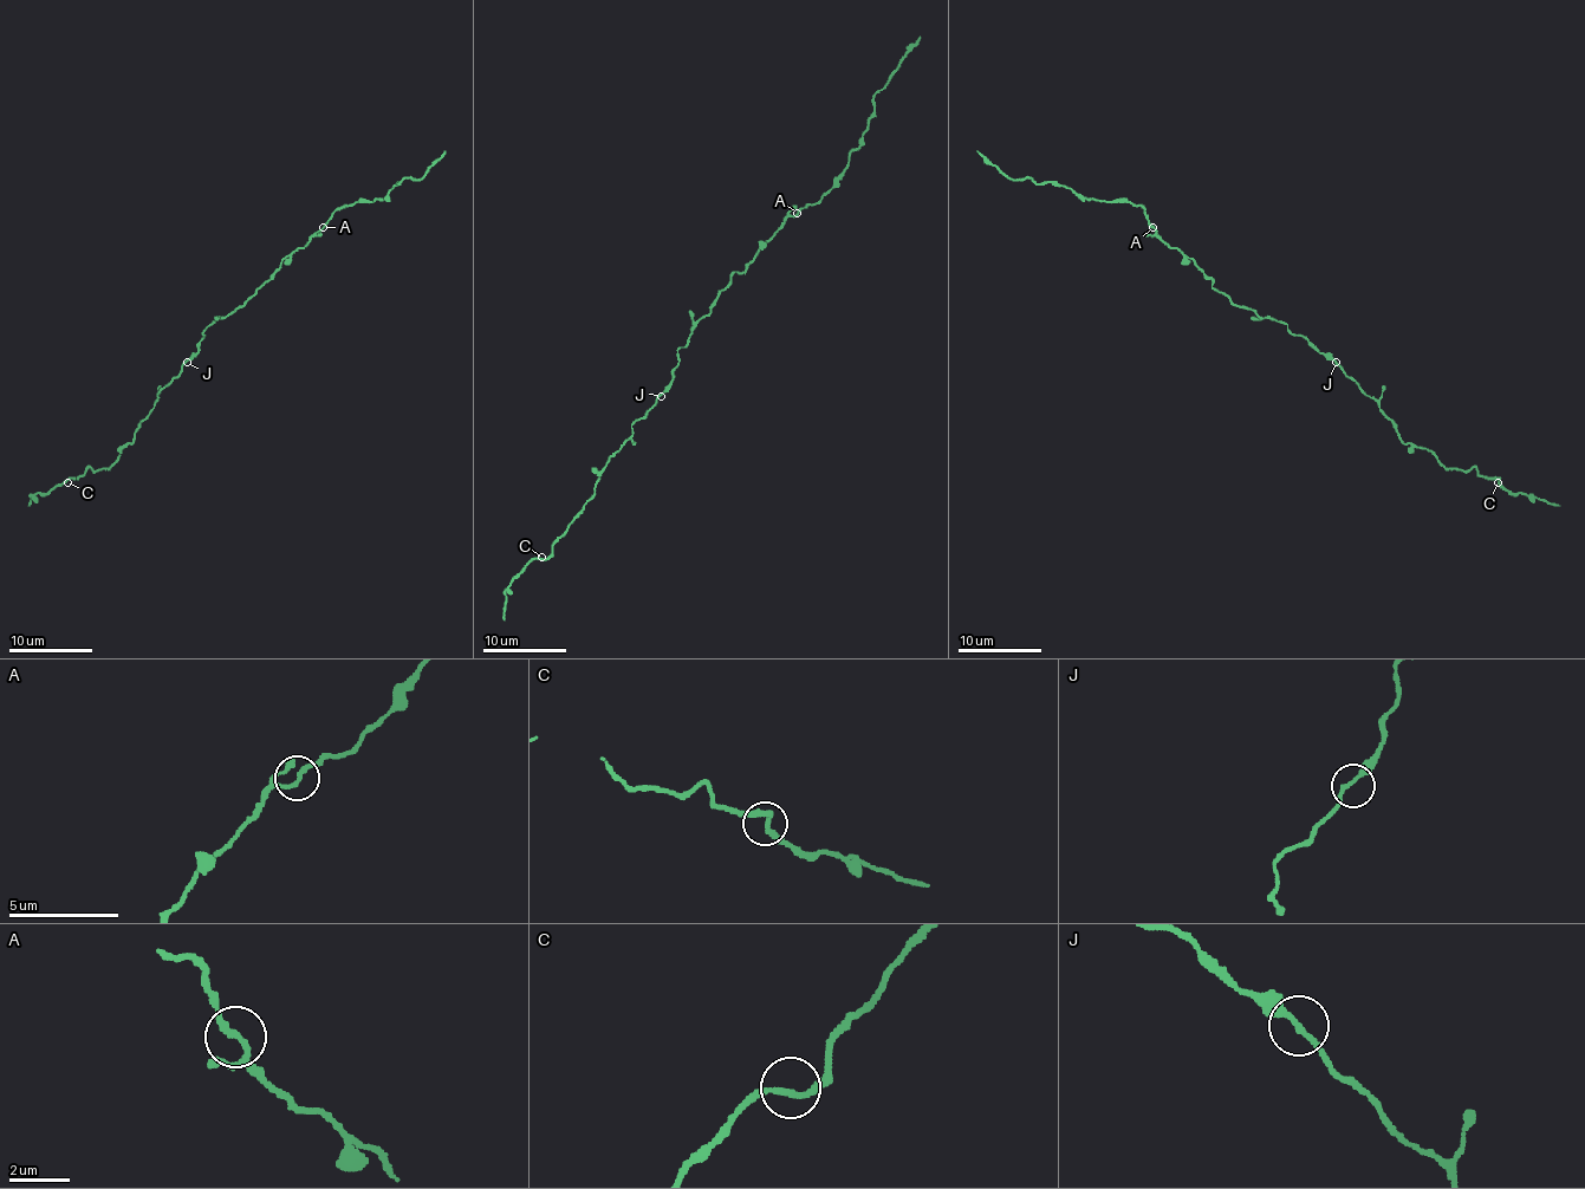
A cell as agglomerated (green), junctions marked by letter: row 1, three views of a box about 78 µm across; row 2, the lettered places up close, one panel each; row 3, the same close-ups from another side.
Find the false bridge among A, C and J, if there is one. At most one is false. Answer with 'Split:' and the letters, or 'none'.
Split: A

